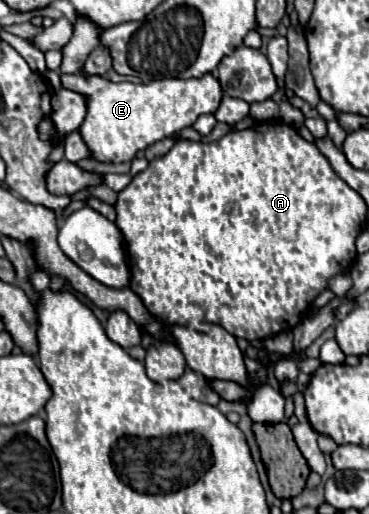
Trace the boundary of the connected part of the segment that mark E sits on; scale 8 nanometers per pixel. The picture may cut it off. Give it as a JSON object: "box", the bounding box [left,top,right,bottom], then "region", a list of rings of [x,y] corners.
{"box":[61,74,221,162],"region":[[[61,74],[63,88],[79,92],[87,100],[87,114],[79,128],[79,134],[89,150],[89,156],[99,162],[129,162],[139,150],[145,150],[157,140],[177,134],[191,126],[197,116],[213,114],[221,102],[219,80],[213,74],[201,78],[165,78],[149,84],[133,82],[109,82],[103,76]]]}

